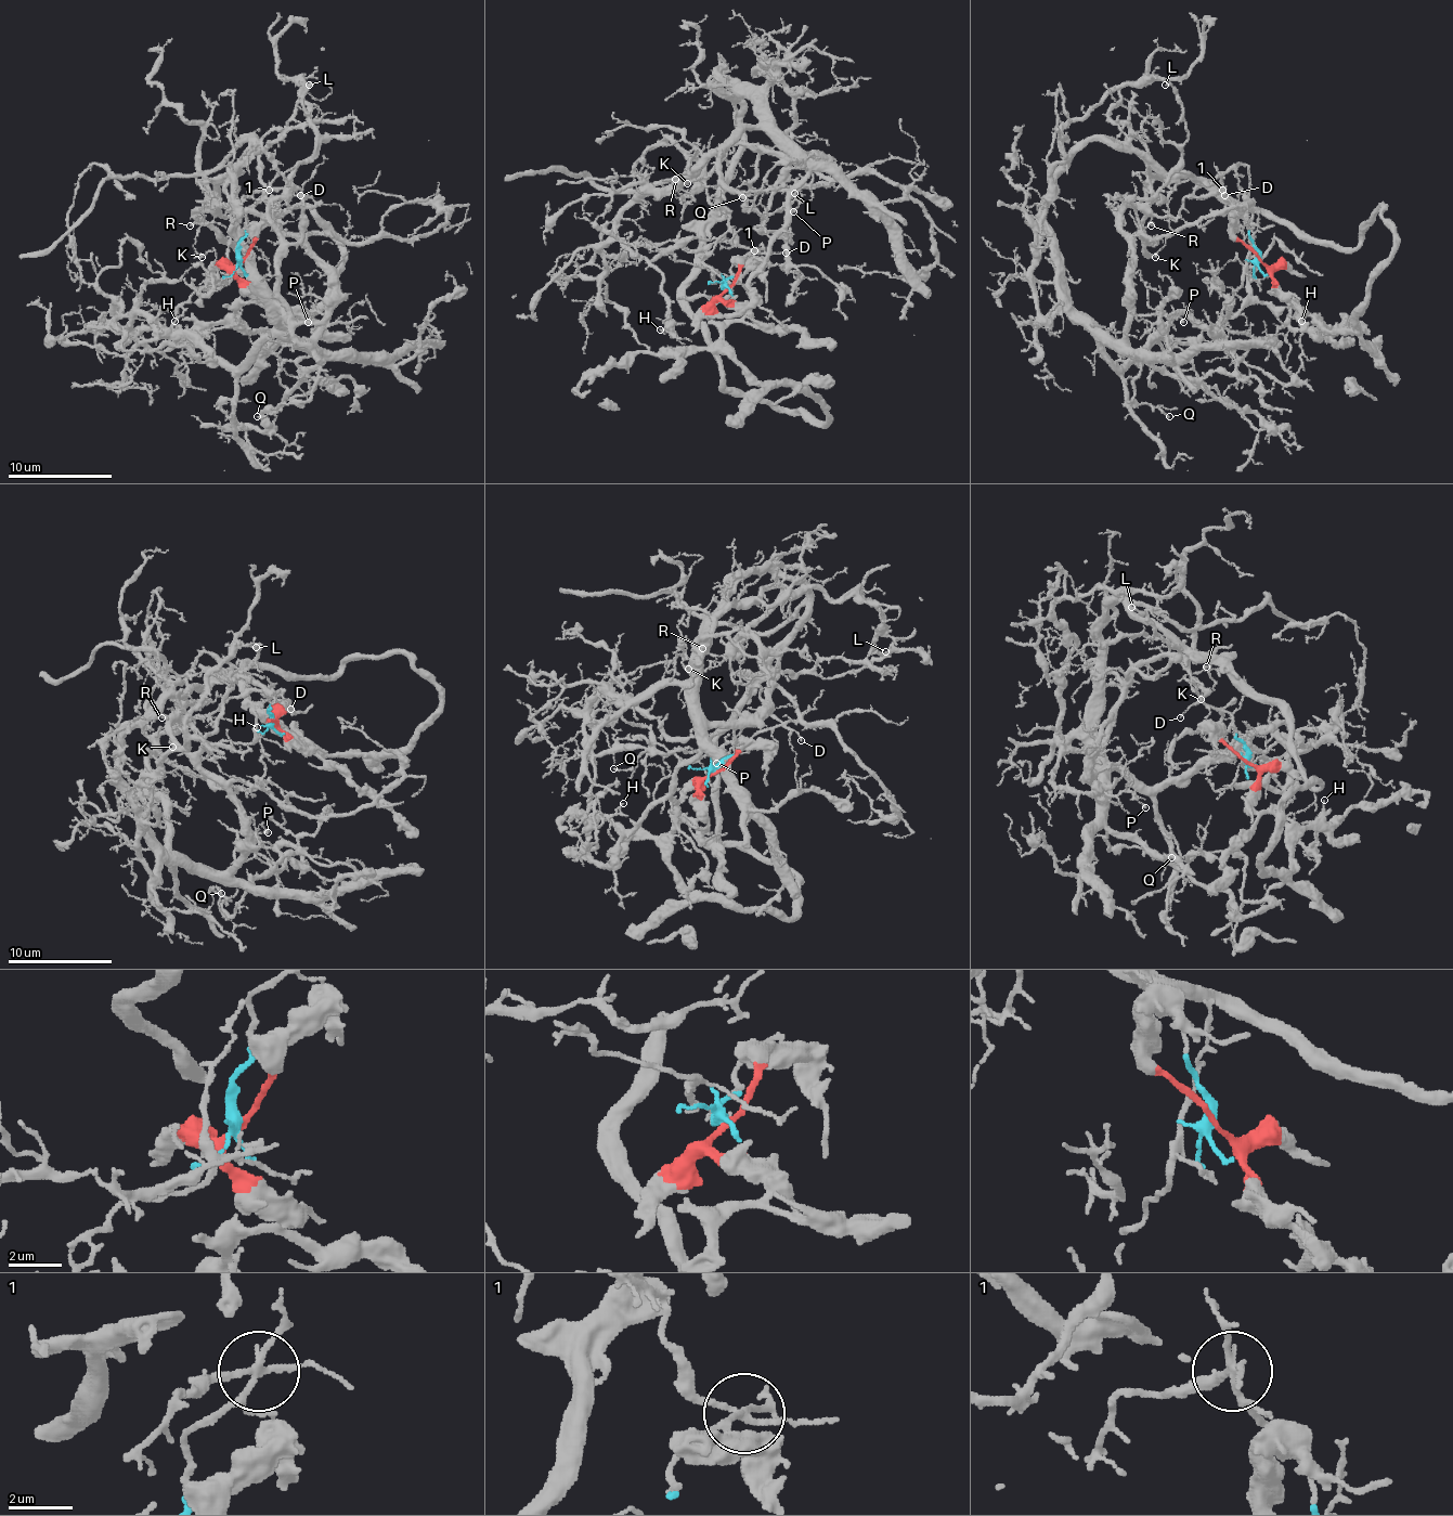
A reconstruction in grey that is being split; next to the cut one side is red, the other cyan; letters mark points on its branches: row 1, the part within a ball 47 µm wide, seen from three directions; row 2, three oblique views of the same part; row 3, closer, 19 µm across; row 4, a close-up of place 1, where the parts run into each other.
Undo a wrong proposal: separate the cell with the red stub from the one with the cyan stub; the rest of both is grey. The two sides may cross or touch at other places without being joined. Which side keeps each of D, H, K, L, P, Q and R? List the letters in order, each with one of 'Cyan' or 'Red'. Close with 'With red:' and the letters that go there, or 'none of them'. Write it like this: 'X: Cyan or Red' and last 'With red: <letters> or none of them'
D: Red
H: Red
K: Red
L: Red
P: Red
Q: Red
R: Red
With red: D, H, K, L, P, Q, R

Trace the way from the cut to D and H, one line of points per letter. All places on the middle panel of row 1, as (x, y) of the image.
D: (727, 287), (725, 347), (827, 420), (725, 389), (685, 295), (735, 138), (693, 177), (740, 245), (785, 253)
H: (727, 287), (725, 347), (827, 420), (722, 384), (685, 295), (722, 72), (759, 125), (617, 234), (659, 328)

